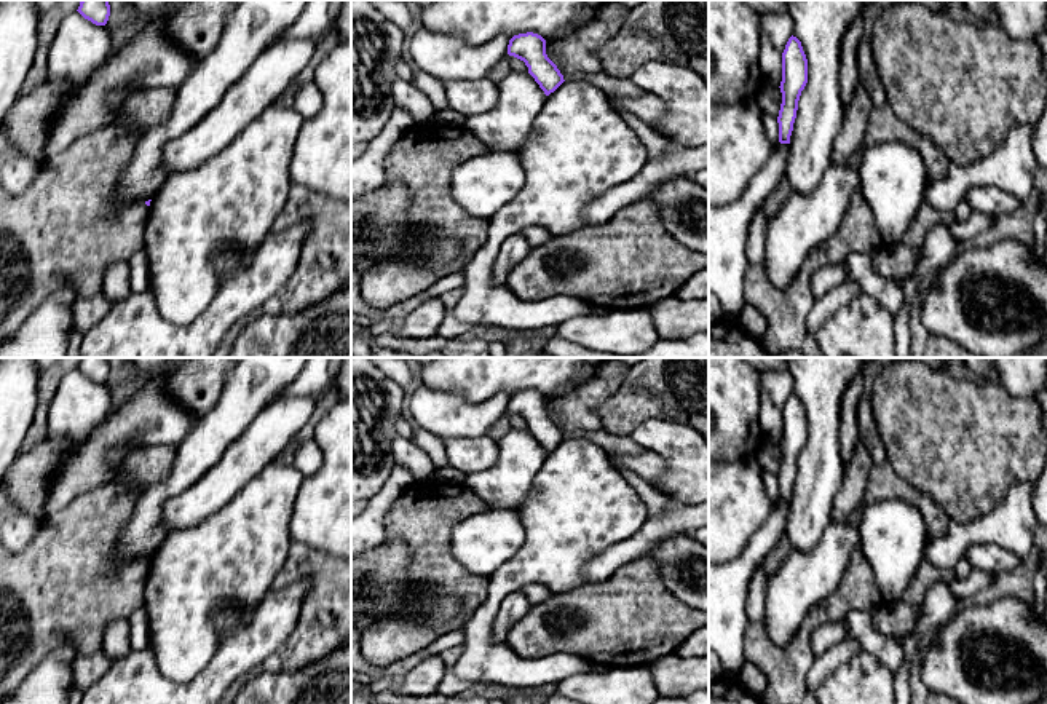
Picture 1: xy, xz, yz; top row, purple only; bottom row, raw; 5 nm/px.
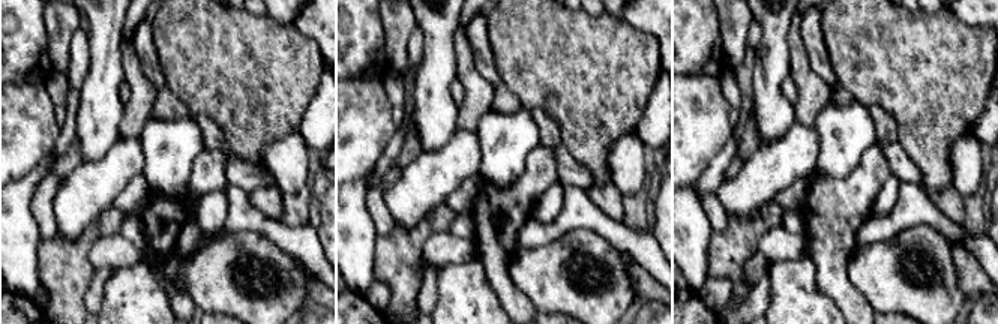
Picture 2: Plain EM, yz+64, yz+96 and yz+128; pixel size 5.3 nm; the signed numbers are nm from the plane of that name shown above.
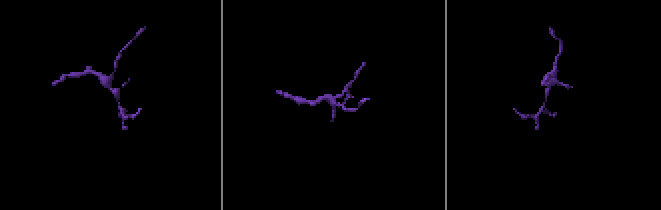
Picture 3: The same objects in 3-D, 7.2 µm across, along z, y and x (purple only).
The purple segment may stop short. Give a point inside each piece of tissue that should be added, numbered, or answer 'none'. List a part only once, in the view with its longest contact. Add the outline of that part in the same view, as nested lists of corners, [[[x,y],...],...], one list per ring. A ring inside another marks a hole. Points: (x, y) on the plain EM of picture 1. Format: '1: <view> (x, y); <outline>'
none

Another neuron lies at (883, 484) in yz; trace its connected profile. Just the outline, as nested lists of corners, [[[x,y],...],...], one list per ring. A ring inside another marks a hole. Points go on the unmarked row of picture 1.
[[[887,460],[873,465],[870,469],[863,503],[851,514],[847,522],[859,530],[863,509],[871,503],[884,500],[902,500],[916,506],[923,514],[930,538],[938,538],[946,532],[950,524],[946,512],[932,498],[903,481]]]

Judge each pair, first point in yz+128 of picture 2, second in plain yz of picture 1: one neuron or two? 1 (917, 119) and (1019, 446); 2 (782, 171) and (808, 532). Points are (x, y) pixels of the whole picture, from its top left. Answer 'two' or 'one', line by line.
1: one
2: two

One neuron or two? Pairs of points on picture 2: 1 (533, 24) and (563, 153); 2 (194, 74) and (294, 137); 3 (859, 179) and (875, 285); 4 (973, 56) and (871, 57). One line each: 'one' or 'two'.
1: two
2: two
3: two
4: one

